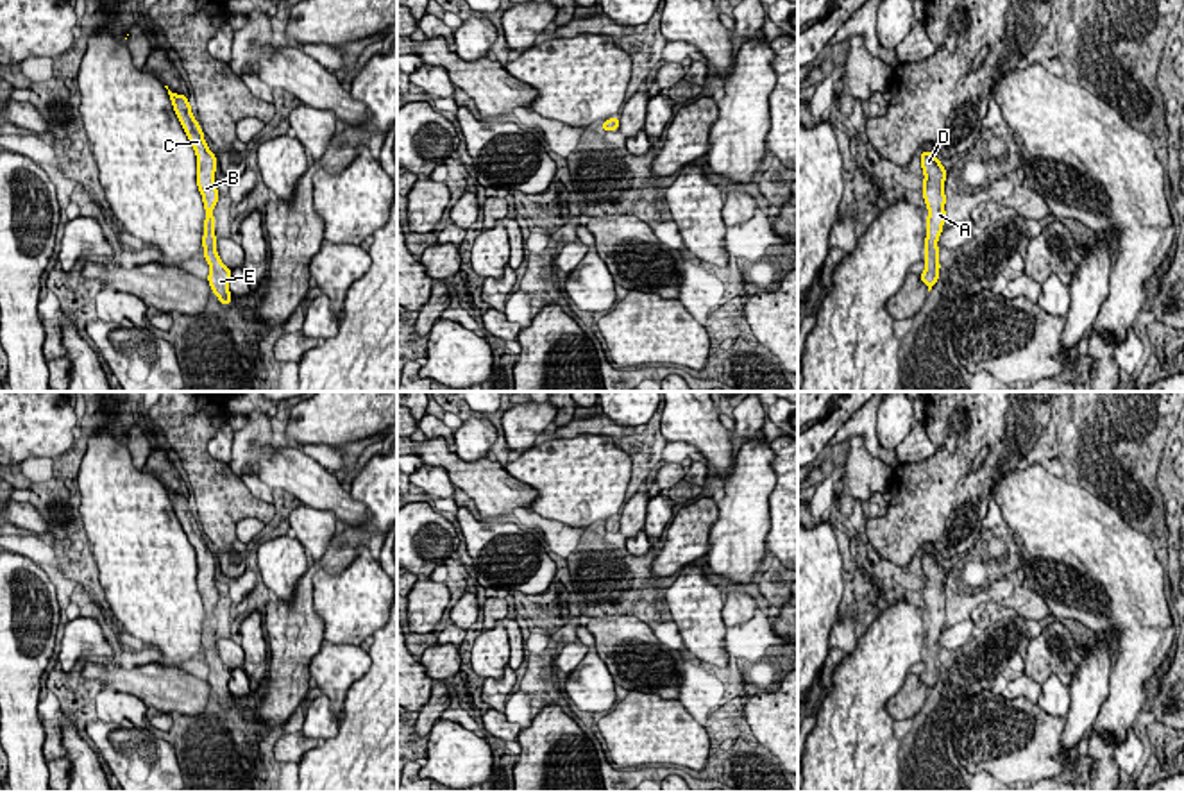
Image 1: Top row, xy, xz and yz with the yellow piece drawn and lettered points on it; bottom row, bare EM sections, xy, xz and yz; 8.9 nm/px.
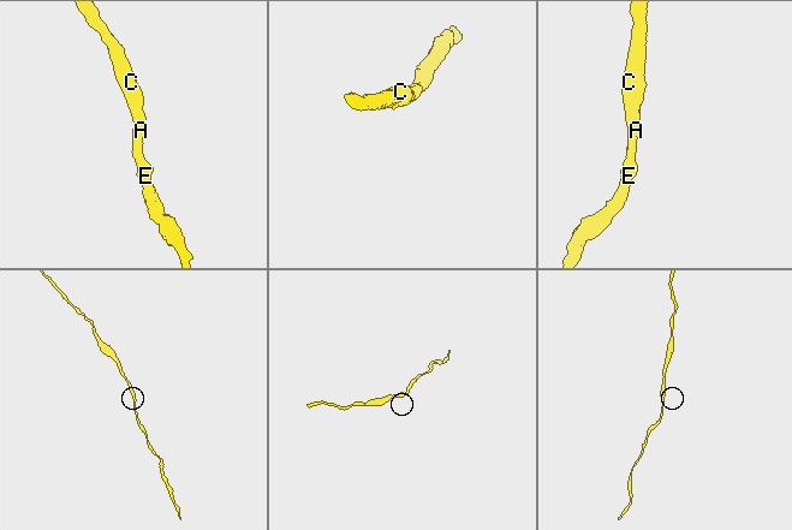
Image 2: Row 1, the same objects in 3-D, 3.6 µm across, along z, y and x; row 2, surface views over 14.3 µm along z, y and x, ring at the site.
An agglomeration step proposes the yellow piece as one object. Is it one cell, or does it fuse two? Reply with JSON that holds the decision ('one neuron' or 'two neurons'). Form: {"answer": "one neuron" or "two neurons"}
{"answer": "one neuron"}

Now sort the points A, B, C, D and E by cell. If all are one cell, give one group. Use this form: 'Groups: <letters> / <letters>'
Groups: A B C D E

